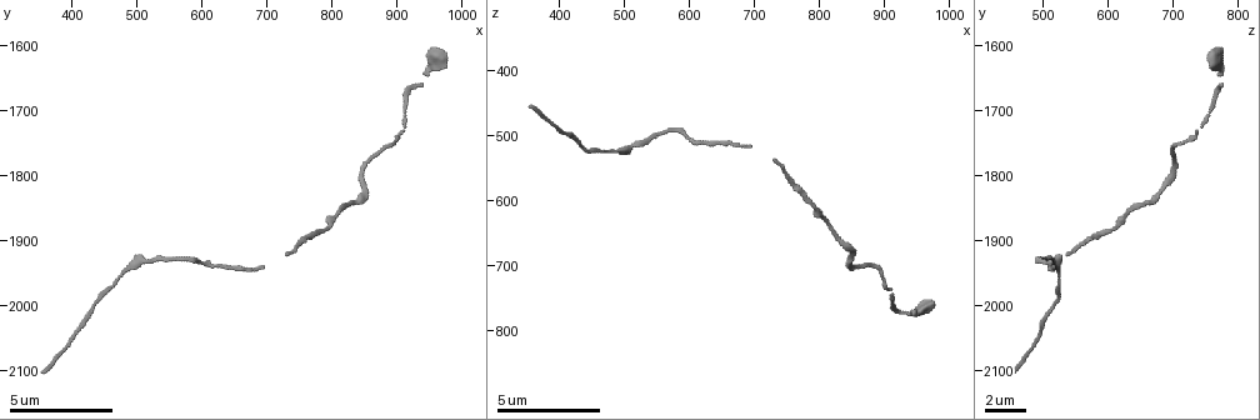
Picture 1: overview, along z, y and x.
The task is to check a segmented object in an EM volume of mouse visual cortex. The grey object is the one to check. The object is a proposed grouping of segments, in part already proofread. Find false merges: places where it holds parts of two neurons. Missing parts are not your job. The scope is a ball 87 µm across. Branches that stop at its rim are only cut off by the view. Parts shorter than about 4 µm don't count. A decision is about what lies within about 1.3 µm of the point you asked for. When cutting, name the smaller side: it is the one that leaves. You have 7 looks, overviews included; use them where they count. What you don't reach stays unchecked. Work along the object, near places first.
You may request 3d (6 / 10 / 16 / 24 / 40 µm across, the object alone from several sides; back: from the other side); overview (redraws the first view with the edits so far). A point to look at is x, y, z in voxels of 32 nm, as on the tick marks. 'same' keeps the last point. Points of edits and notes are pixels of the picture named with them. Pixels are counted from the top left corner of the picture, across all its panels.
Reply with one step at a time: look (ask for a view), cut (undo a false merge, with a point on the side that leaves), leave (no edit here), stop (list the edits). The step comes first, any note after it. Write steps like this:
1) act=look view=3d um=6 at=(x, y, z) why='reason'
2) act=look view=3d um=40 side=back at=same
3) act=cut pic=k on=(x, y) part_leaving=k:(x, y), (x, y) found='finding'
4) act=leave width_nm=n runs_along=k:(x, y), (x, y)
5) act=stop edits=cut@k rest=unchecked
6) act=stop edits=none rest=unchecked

act=look view=3d um=16 at=(855, 1780, 700)

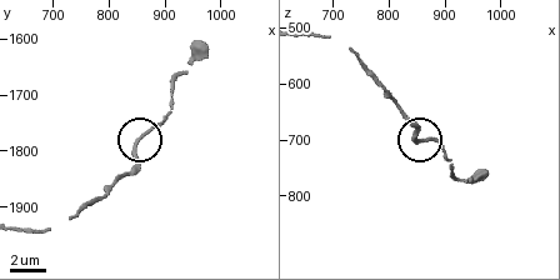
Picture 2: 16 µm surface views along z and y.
act=look view=3d um=6 at=same

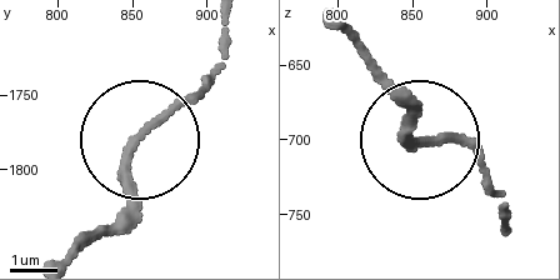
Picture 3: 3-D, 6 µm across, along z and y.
act=leave runs_along=3:(66, 253), (123, 205), (130, 145), (218, 66) found='one neuron here'

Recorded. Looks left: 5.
act=look view=3d um=16 at=(930, 1660, 770) why='thick turns thin'

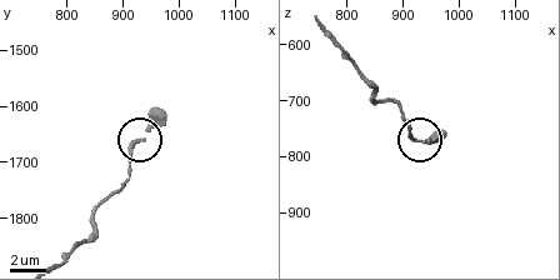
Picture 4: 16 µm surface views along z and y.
act=look view=3d um=16 side=back at=same

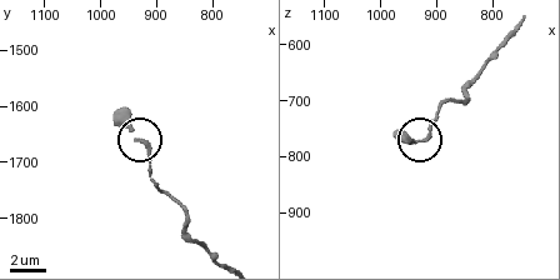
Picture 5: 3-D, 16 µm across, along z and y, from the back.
act=leave width_nm=160 runs_along=5:(216, 256), (191, 236), (153, 178), (145, 141), (116, 111) found='all the same neuron'

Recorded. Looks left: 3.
act=look view=3d um=16 at=(740, 1915, 540)

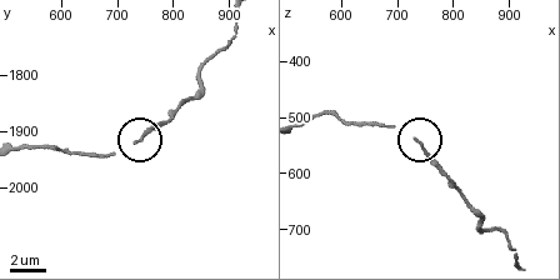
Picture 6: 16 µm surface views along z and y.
act=leave width_nm=100 found='all the same neuron'

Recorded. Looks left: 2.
act=stop edits=none rest=unchecked

